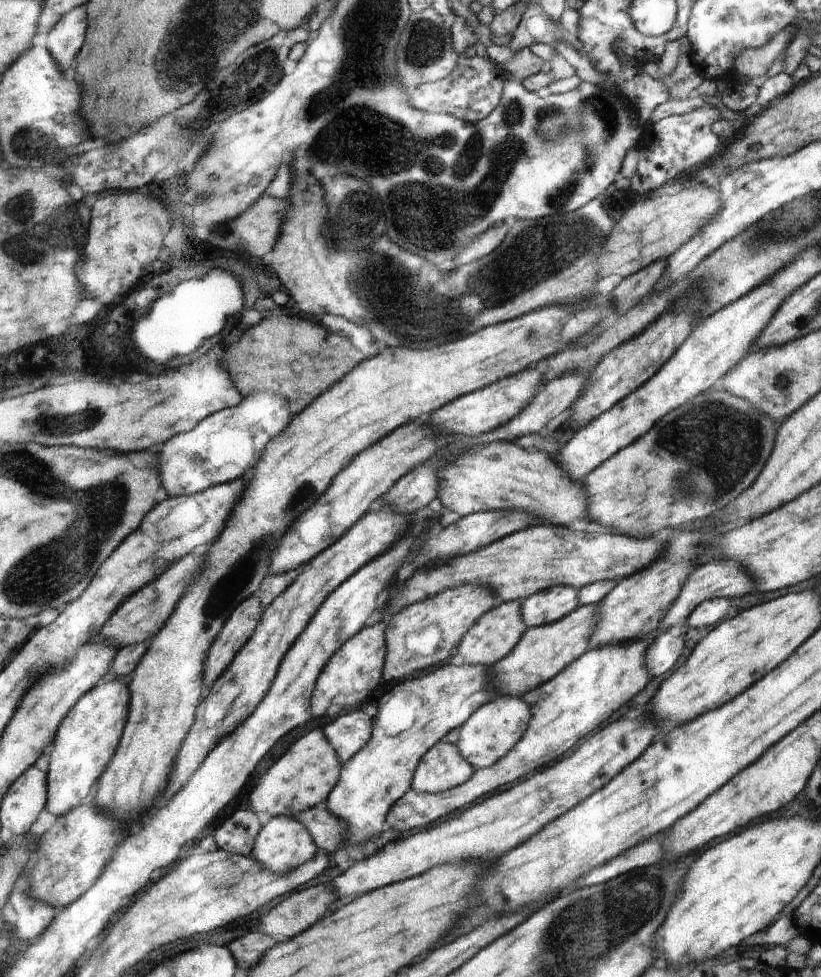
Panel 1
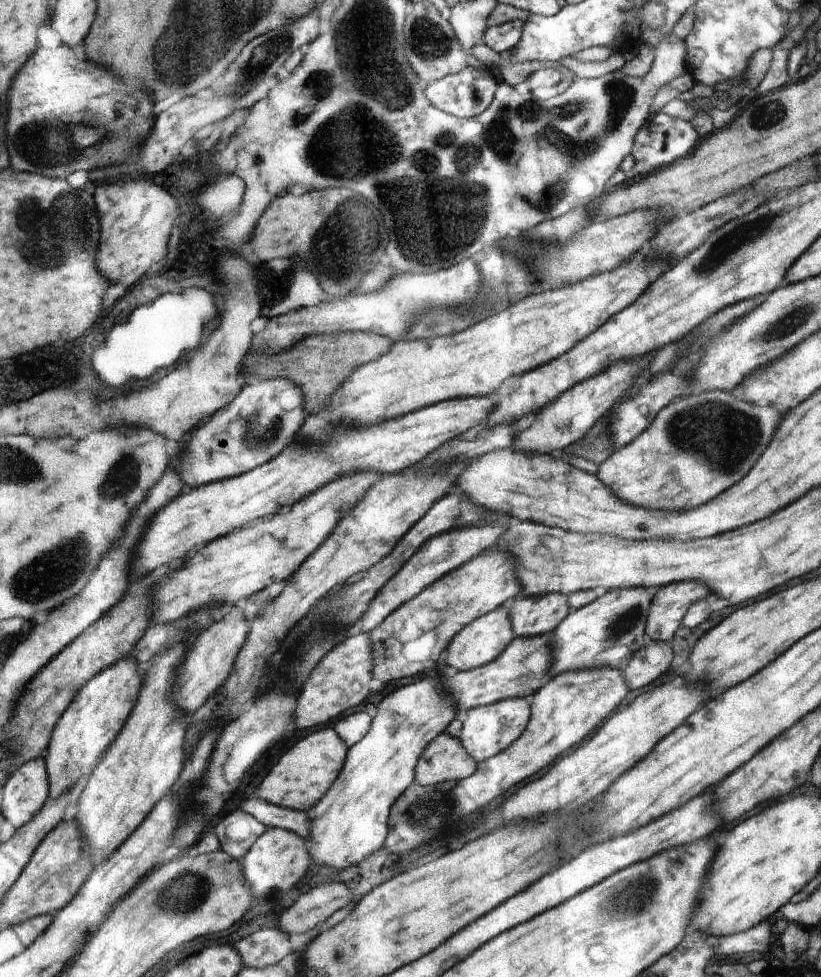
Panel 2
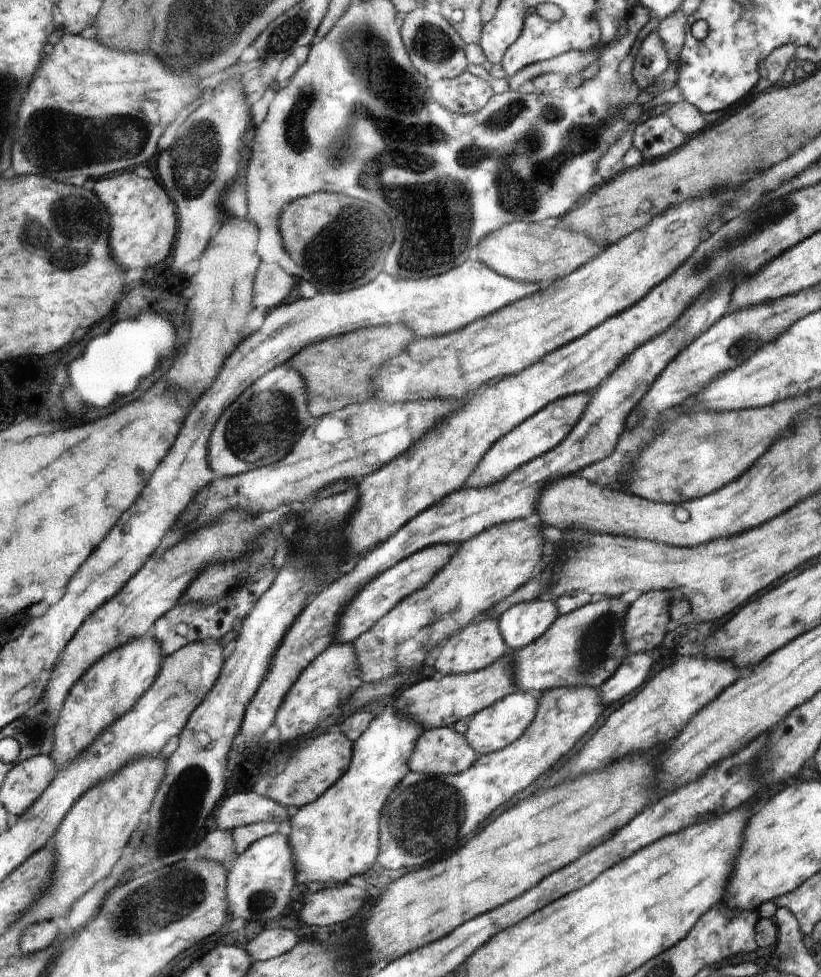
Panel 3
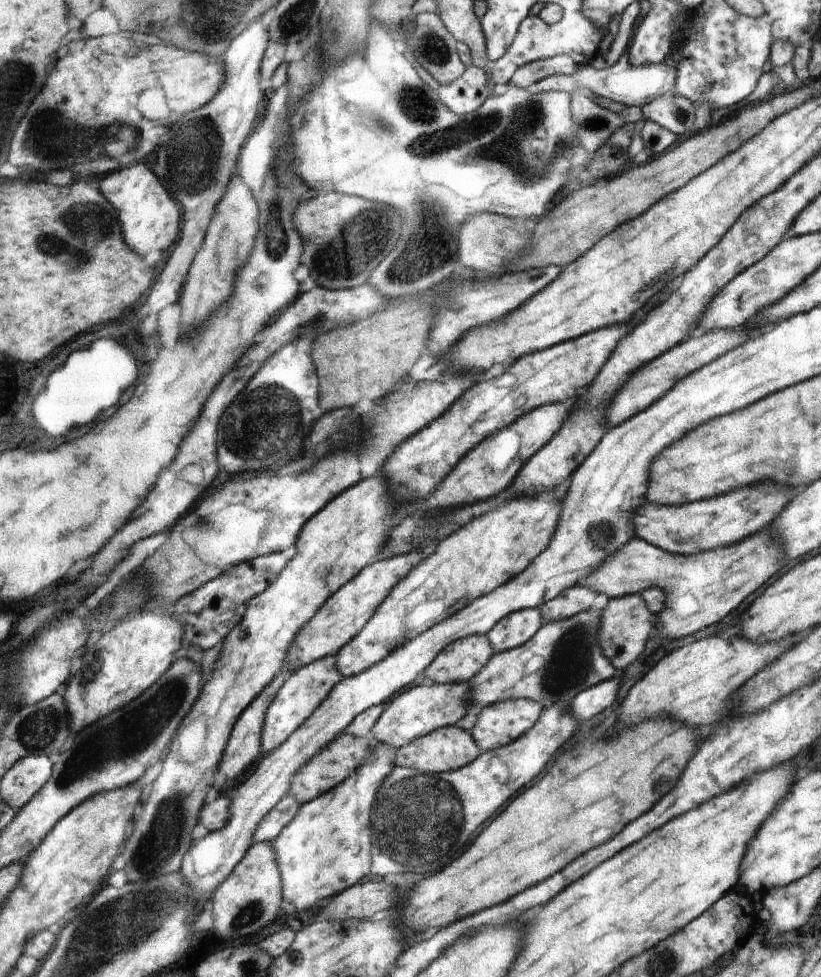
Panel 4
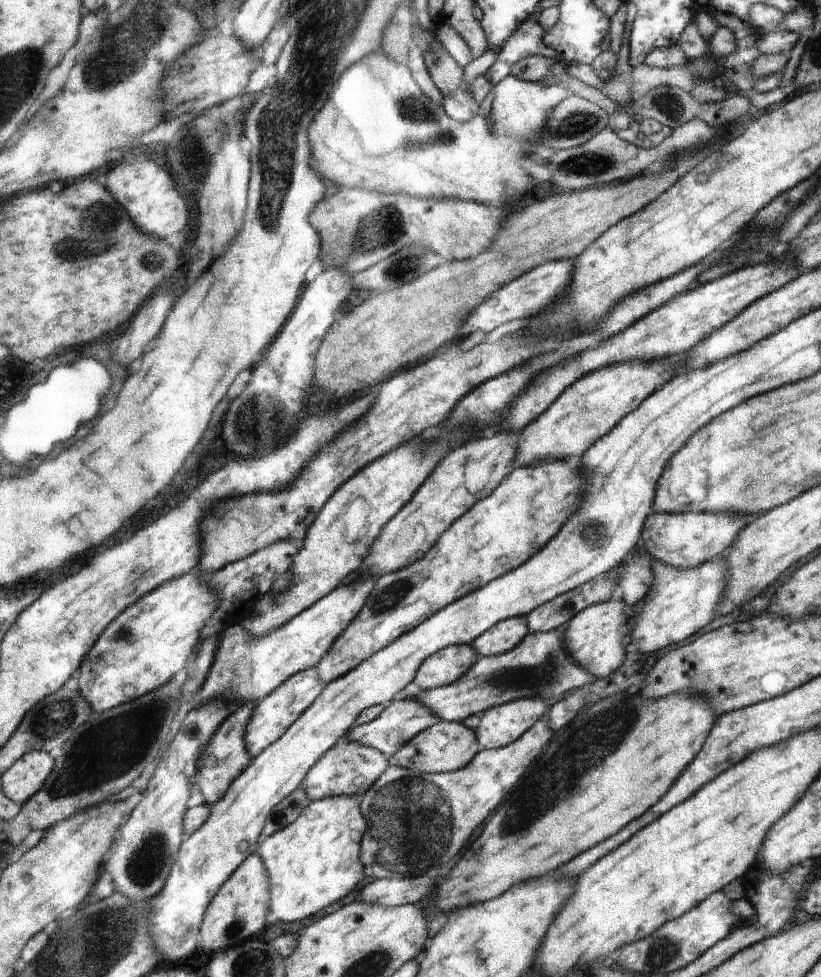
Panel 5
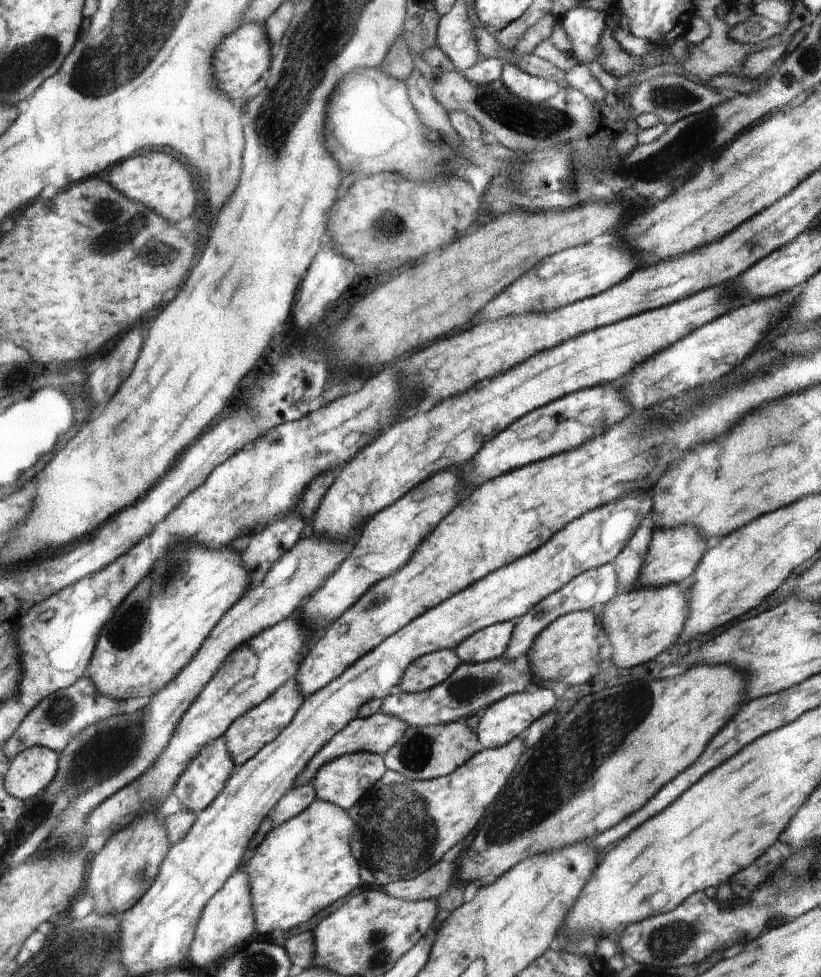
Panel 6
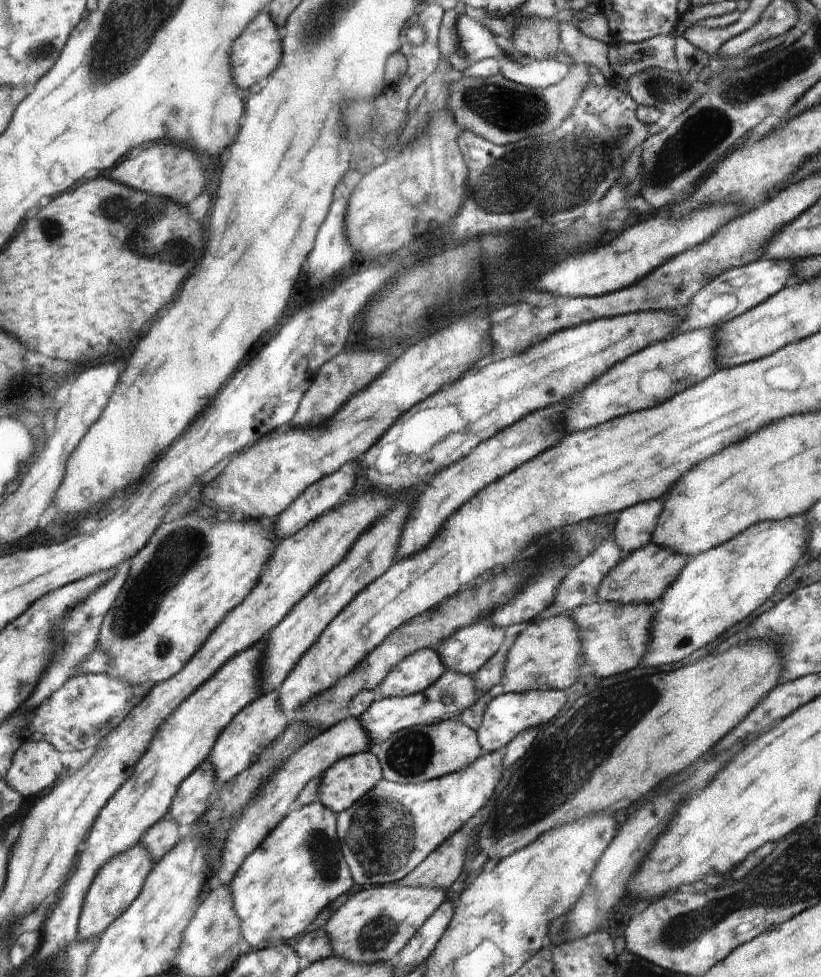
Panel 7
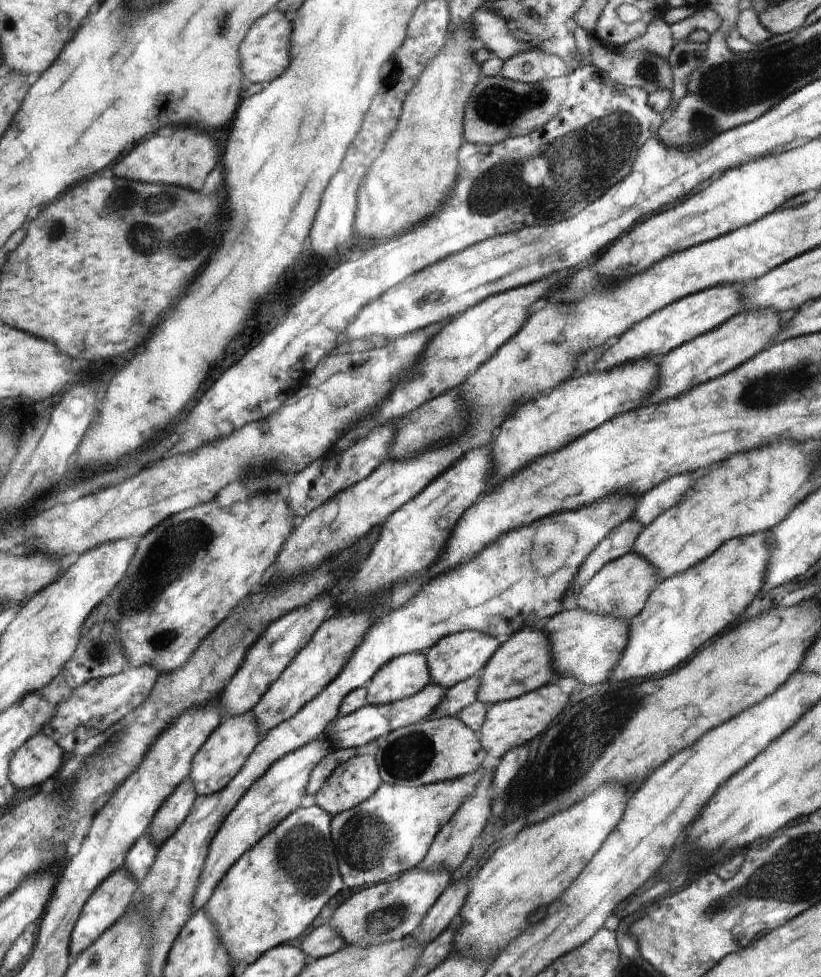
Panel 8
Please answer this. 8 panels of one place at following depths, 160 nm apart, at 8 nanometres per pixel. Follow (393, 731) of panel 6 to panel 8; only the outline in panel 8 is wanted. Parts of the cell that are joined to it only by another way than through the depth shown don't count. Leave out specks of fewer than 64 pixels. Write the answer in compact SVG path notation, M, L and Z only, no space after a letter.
M330 724L314 741L293 750L286 757L280 758L247 790L246 796L235 806L217 836L213 839L205 869L201 873L197 892L193 897L193 912L204 908L210 897L215 894L217 887L220 886L220 882L231 870L231 866L244 853L256 846L272 829L278 827L300 807L302 798L307 794L307 785L310 784L311 774L316 766L327 755L334 753L336 749L340 749L335 748L329 737L329 731L332 727L332 724Z

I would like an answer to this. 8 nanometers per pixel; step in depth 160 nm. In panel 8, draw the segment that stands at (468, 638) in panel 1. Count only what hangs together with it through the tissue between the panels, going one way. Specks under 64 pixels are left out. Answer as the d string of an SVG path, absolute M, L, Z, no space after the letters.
M424 652L410 653L387 662L367 685L367 704L390 704L419 693L433 678Z

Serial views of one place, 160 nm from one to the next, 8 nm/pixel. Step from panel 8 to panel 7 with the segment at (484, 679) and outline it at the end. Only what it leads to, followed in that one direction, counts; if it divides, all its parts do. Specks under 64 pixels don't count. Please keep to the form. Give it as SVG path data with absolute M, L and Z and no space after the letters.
M560 615L532 622L520 627L520 634L508 651L504 678L498 688L506 693L521 693L530 689L564 690L577 681L582 662L581 630L570 616Z

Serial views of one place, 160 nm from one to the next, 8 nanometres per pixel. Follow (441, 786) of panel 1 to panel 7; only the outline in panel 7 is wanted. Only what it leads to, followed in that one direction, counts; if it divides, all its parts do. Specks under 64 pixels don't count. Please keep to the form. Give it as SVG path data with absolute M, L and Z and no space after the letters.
M458 718L399 730L384 742L376 744L370 752L379 757L383 779L404 784L421 783L467 769L484 754L478 732Z

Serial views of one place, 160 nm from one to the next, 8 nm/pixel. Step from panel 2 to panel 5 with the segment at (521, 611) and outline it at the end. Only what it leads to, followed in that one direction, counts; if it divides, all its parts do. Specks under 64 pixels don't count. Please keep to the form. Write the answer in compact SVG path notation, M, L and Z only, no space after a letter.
M512 617L488 629L486 633L472 642L472 646L479 657L496 656L514 649L526 639L528 633L528 618Z

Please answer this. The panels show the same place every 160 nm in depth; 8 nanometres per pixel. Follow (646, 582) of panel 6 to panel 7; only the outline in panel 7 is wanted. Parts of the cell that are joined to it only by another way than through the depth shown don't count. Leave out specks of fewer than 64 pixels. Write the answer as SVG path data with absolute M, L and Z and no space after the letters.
M650 542L622 557L602 581L597 592L598 600L624 604L655 604L683 572L688 559L686 555Z

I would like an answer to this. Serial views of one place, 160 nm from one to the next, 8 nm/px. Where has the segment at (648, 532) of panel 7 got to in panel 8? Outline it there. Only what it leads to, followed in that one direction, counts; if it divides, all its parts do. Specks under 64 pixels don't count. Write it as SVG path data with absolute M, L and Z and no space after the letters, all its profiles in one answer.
M680 475L664 481L650 492L640 497L639 504L631 518L641 524L641 528L649 525L658 515L682 498L688 488L692 487L692 476Z

